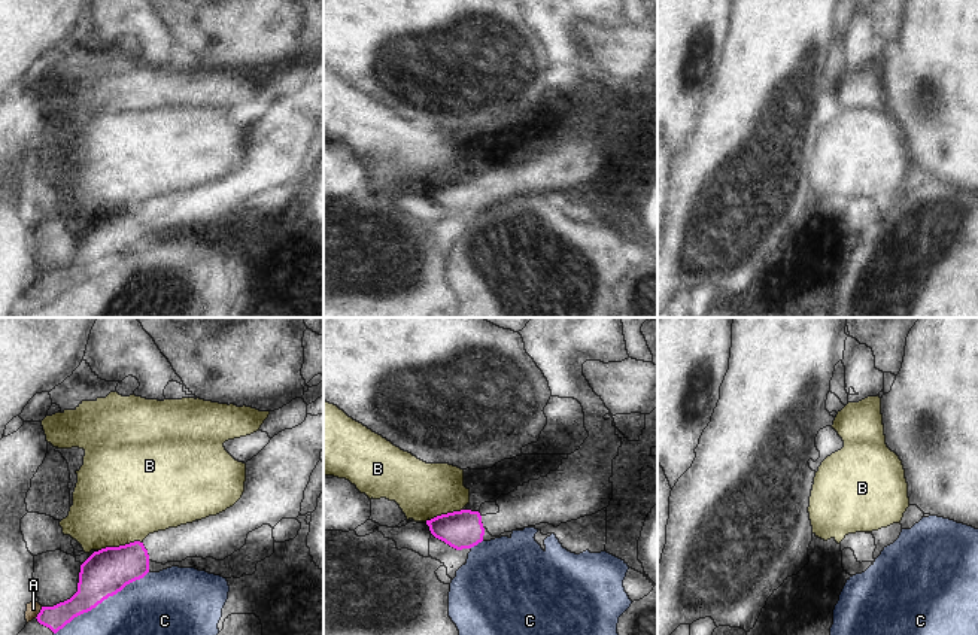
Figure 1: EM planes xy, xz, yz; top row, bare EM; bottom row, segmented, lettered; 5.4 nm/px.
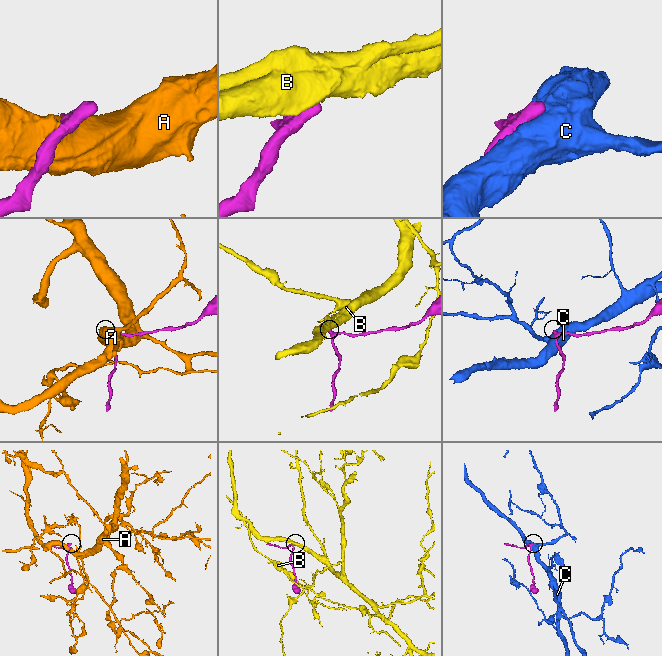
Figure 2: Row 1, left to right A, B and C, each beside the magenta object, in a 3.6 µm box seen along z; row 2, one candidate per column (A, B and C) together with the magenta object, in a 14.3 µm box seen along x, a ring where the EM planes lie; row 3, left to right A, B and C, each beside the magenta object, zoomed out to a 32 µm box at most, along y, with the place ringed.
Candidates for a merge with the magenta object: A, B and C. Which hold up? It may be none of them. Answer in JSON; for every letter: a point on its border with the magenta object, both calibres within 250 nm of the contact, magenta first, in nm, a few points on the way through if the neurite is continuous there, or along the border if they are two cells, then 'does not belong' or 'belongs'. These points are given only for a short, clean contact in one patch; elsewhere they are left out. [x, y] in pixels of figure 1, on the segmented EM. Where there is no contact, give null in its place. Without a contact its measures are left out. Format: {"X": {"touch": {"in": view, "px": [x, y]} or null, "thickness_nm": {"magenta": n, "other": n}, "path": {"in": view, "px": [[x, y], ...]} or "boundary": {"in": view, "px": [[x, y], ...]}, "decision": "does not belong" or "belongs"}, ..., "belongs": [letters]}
{"A": {"touch": {"in": "xy", "px": [39, 613]}, "thickness_nm": {"magenta": 130, "other": 80}, "decision": "does not belong"}, "B": {"touch": {"in": "xy", "px": [120, 546]}, "thickness_nm": {"magenta": 240, "other": 480}, "boundary": {"in": "xy", "px": [[140, 541], [106, 546], [99, 550]]}, "decision": "does not belong"}, "C": {"touch": {"in": "xy", "px": [100, 602]}, "thickness_nm": {"magenta": 240, "other": 300}, "decision": "does not belong"}, "belongs": []}

